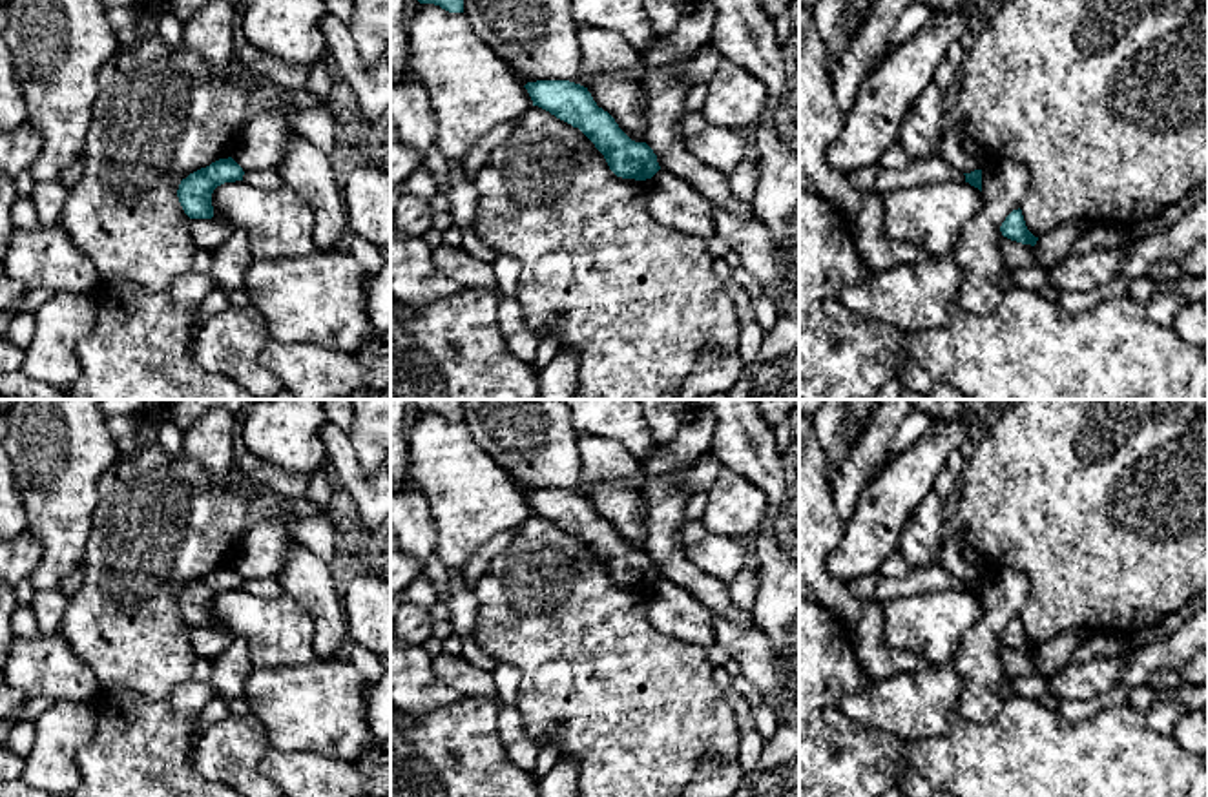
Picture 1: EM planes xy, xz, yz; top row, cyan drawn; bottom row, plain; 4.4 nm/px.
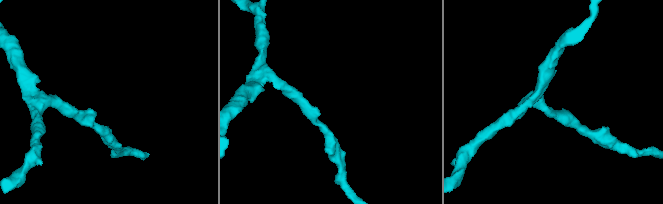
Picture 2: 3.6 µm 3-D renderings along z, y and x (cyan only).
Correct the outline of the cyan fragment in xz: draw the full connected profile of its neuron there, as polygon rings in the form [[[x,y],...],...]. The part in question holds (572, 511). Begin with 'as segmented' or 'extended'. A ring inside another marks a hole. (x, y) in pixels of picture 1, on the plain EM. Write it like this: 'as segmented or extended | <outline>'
as segmented | [[[536,489],[524,496],[533,514],[578,536],[617,585],[646,589],[661,578],[653,558],[646,551],[631,549],[615,527],[597,514],[588,496],[569,489]]]

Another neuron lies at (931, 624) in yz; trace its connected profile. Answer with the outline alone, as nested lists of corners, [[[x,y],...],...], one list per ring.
[[[927,591],[880,606],[887,647],[914,653],[932,666],[949,666],[963,637],[984,615],[969,591]]]

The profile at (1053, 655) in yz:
[[[1064,631],[1038,646],[1035,660],[1040,673],[1047,678],[1067,668],[1071,655],[1082,642],[1082,631]]]

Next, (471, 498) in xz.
[[[418,410],[407,443],[409,483],[427,500],[438,533],[436,554],[447,567],[465,567],[496,533],[533,516],[515,480],[474,441],[465,421],[449,421],[440,414]]]

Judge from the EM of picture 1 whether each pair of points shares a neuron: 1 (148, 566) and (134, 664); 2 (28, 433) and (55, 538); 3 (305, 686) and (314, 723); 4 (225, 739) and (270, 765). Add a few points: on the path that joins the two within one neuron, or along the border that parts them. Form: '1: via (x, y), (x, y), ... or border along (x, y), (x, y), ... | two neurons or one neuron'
1: via (134, 589), (134, 641) | one neuron
2: via (53, 458), (55, 513) | one neuron
3: via (305, 695), (305, 703), (314, 714) | one neuron
4: border along (269, 750), (260, 763), (260, 772), (265, 777) | two neurons

